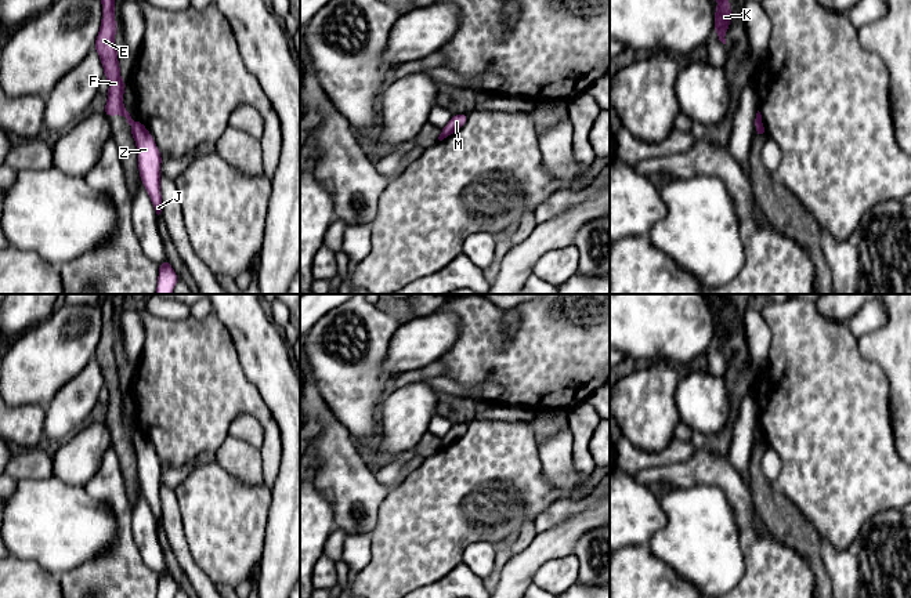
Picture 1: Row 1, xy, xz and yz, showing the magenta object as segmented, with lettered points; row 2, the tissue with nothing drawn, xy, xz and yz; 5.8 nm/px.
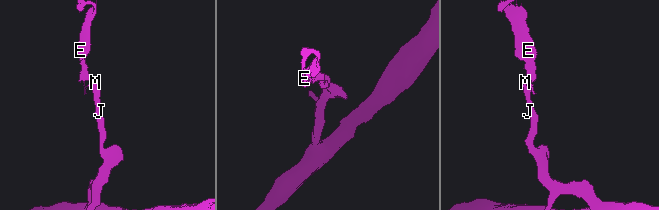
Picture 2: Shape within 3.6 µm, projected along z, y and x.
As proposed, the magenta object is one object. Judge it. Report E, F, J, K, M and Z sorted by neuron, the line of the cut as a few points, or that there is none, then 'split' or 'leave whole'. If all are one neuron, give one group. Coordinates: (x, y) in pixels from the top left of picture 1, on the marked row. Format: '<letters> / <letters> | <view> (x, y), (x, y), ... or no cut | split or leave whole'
E F K / J M Z | xz (441, 131), (444, 137) | split

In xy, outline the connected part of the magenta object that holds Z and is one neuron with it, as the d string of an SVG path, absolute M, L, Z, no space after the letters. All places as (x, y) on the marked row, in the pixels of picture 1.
M137 120L133 123L131 134L137 145L138 153L138 171L141 182L144 184L153 209L159 215L162 211L162 195L160 195L160 164L162 156L156 146L153 137L145 128L145 126Z

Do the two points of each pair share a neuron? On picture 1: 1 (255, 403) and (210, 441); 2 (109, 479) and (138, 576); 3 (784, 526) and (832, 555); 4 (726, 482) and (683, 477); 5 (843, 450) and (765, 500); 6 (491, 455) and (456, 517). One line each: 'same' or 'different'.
1: same
2: same
3: different
4: same
5: different
6: same

